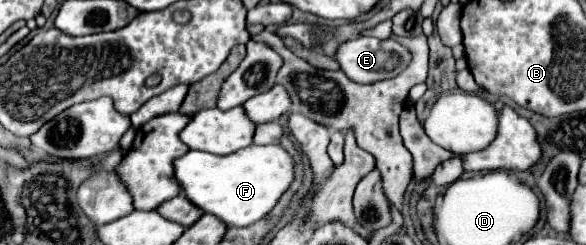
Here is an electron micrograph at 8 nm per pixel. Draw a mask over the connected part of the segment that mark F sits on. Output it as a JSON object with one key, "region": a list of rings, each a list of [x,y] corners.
{"region":[[[247,146],[227,156],[189,150],[173,164],[181,194],[205,214],[219,216],[227,226],[249,226],[261,220],[293,178],[291,156],[281,146]]]}

